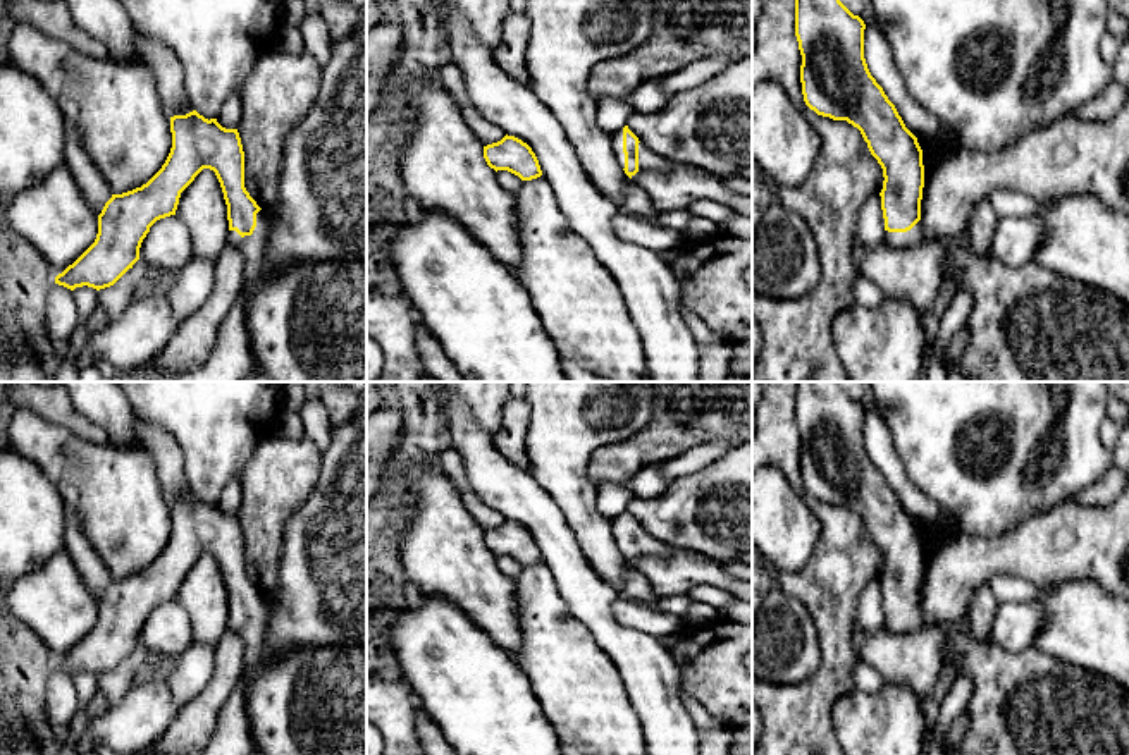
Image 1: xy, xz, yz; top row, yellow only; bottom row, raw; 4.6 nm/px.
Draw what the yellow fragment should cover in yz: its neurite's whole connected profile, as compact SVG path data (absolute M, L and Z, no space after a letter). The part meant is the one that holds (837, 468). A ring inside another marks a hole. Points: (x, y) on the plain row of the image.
M795 382L795 421L802 440L804 487L817 500L847 506L861 516L871 540L883 554L885 566L879 581L885 629L912 635L926 626L921 614L922 535L867 454L864 414L864 406L854 401L838 382Z

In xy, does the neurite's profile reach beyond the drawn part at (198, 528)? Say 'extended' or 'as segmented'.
extended

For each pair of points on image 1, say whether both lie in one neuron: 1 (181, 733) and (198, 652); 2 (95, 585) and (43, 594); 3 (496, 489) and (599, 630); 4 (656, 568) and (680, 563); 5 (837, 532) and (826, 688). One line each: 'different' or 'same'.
1: different
2: different
3: same
4: same
5: same

